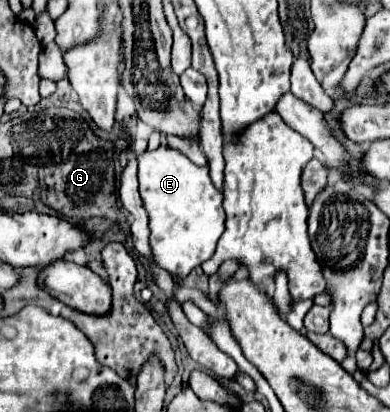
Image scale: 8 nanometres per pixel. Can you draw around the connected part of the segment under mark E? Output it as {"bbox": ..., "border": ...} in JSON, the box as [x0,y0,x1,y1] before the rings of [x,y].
{"bbox":[138,143,224,277],"border":[[[164,143],[156,151],[138,155],[138,181],[150,217],[152,259],[172,275],[186,277],[194,267],[212,257],[218,237],[224,233],[222,193],[212,185],[208,167],[194,165]]]}

